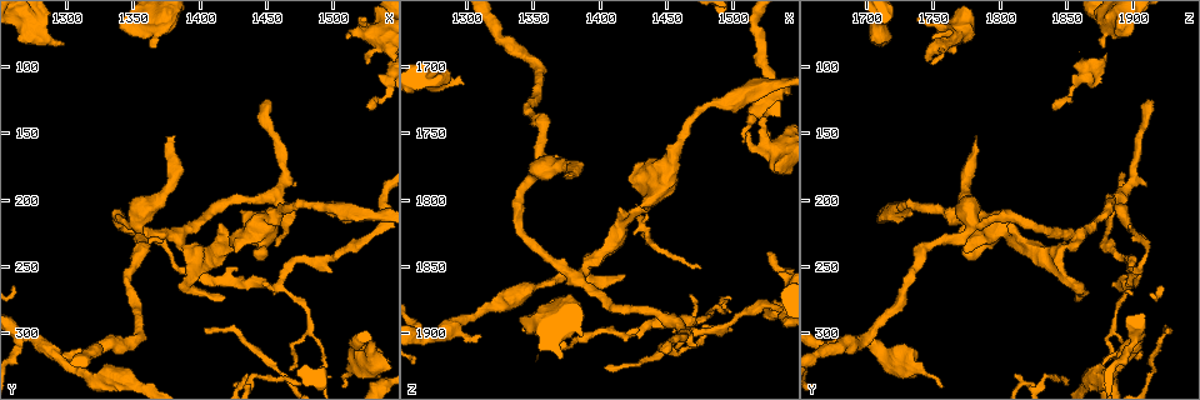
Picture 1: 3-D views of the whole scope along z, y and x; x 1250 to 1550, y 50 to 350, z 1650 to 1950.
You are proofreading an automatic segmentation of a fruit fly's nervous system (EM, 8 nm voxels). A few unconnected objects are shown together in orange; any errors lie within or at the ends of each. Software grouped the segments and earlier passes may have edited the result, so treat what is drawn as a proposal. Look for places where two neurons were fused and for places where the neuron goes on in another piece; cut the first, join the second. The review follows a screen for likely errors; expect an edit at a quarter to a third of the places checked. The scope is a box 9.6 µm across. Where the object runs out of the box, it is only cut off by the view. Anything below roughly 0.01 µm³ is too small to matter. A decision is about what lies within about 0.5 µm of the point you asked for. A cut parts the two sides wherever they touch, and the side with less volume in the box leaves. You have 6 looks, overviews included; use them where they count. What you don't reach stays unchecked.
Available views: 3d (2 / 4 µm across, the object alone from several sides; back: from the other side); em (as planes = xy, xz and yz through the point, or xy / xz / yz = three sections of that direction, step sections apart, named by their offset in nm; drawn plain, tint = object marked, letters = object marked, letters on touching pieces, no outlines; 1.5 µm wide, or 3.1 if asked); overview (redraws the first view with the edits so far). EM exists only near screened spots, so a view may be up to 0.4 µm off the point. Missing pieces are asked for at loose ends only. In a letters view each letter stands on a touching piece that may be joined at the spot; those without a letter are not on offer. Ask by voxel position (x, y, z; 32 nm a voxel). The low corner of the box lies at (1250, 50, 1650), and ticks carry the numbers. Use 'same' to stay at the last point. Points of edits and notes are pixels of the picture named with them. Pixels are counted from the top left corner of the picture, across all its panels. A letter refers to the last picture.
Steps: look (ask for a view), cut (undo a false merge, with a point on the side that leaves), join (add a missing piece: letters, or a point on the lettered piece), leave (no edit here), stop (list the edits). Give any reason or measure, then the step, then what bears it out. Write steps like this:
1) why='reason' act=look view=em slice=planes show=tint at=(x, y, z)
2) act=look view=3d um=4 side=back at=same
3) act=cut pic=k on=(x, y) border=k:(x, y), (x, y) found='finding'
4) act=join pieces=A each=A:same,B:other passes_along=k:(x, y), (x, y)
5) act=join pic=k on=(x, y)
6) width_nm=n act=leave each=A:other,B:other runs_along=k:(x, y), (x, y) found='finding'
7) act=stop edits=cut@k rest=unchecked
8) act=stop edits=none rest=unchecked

why='free end' act=look view=3d um=2 at=(1312, 312, 1900)

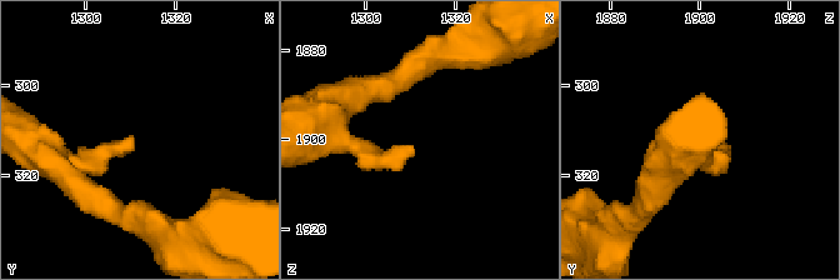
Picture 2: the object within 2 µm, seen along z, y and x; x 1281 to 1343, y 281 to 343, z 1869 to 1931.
why='shape alone is not enough' act=look view=em slice=planes show=letters at=(1311, 312, 1901)

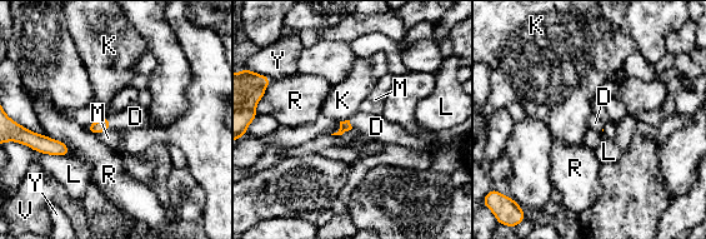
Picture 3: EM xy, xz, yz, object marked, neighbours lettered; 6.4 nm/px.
longest_contact=L:260nm act=join pieces=D each=D:same,K:other,L:other,M:other,R:other,V:other,Y:other found='the neuron continues'

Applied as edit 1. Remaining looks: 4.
why='see it whole again' act=look view=overview

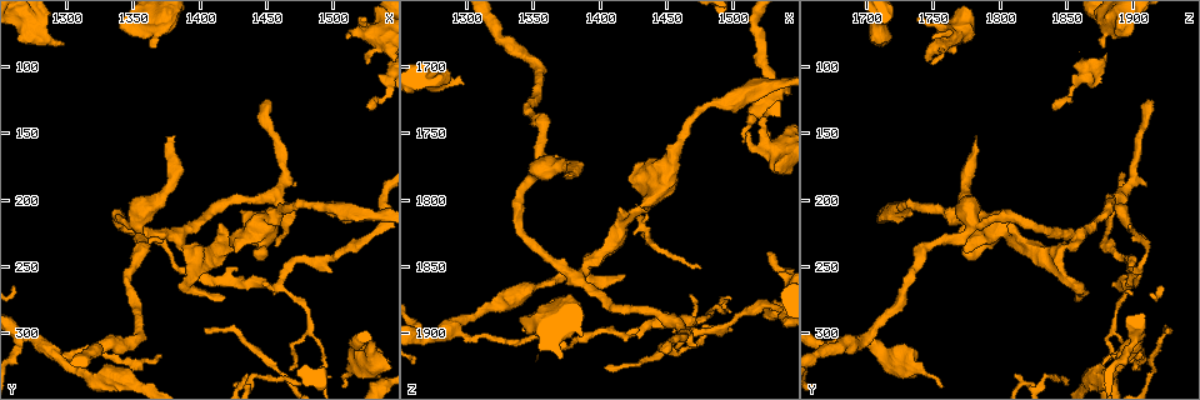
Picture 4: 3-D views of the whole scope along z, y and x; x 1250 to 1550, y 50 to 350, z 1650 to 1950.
why='tapers out' act=look view=em slice=planes show=plain at=(1404, 298, 1926)

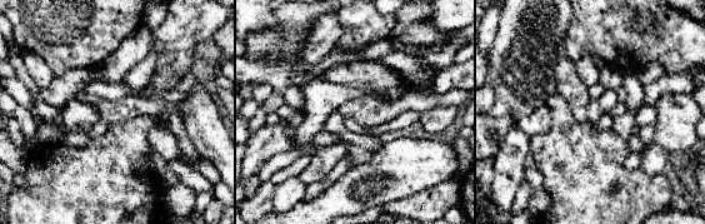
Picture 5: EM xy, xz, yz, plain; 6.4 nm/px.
act=look view=em slice=planes show=tint at=same

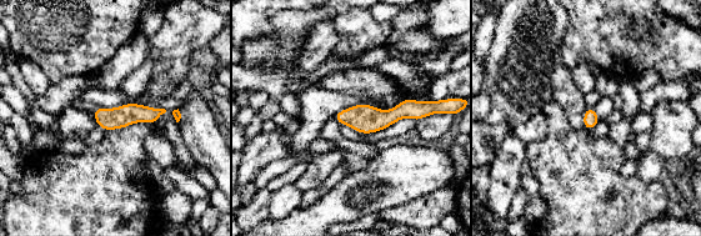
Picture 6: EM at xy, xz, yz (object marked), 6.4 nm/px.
act=look view=em slice=planes show=letters at=same

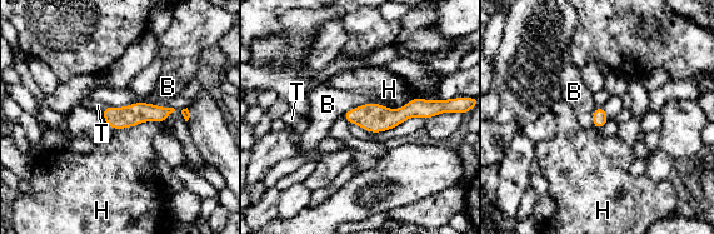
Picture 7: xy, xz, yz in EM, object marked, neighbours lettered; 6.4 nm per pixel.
act=join pieces=T each=B:other,H:other,T:same found='it goes on there'

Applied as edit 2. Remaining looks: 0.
act=stop edits=join@3,join@7 rest=unchecked

